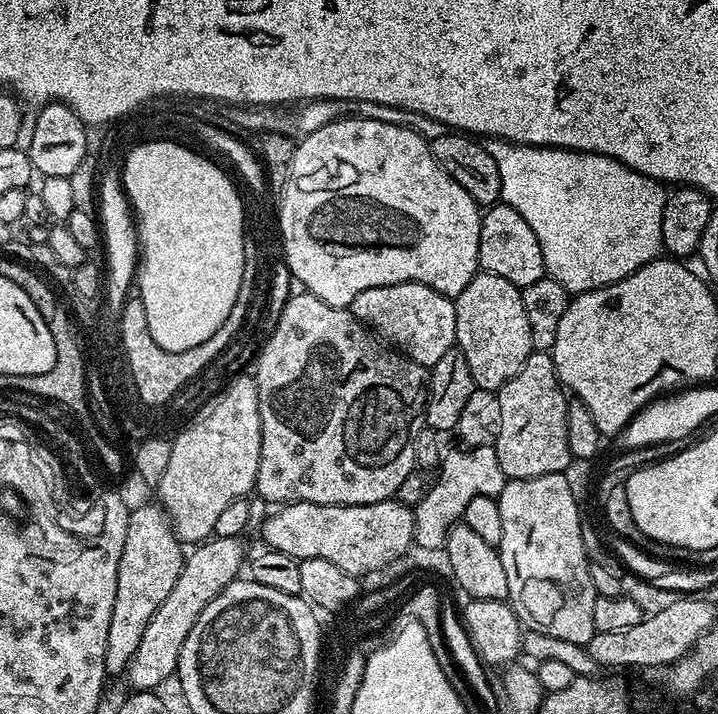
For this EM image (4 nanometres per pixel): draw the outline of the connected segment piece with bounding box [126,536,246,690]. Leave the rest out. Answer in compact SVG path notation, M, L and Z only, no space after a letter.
M239 536L209 538L193 547L187 553L182 574L178 574L178 582L174 582L174 590L162 606L150 618L150 626L146 626L146 634L142 634L142 642L138 642L138 650L134 650L134 658L128 663L126 681L132 690L156 690L159 684L170 681L176 674L176 663L182 650L182 642L186 642L186 634L198 622L198 614L206 610L206 606L230 581L241 575L240 567L245 567L244 543Z

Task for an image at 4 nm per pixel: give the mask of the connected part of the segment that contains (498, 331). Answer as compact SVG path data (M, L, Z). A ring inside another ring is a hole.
M480 270L466 290L456 295L454 303L455 347L466 358L466 366L470 366L477 389L485 388L489 394L495 393L507 380L514 378L518 370L522 370L526 358L534 351L522 291L506 282L506 278L498 278L498 274Z

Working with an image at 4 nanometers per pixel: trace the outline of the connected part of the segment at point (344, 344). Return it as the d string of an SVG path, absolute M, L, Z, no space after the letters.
M303 290L288 297L280 316L270 328L268 341L263 341L254 360L254 379L258 390L258 414L262 422L262 450L258 462L258 478L255 495L269 500L272 506L283 506L301 500L315 504L373 504L391 500L397 495L406 476L416 468L414 458L414 438L418 438L421 428L425 427L424 405L428 403L429 369L423 368L403 352L397 352L385 341L377 338L360 321L352 317L348 308L335 308L311 296Z

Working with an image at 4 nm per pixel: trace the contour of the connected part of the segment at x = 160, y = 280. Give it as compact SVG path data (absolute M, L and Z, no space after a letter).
M147 140L134 143L127 149L123 157L123 189L131 201L131 210L138 221L138 245L142 255L138 260L138 282L140 288L138 295L142 298L142 306L146 306L146 326L150 330L150 338L162 346L162 350L171 352L185 352L194 346L202 346L226 322L230 310L234 307L234 298L238 298L239 287L242 286L243 266L244 266L244 235L245 235L245 201L240 201L240 196L236 193L236 188L232 185L232 180L216 164L211 164L204 156L199 156L196 152L191 152L188 148L183 148L183 143L174 140Z

